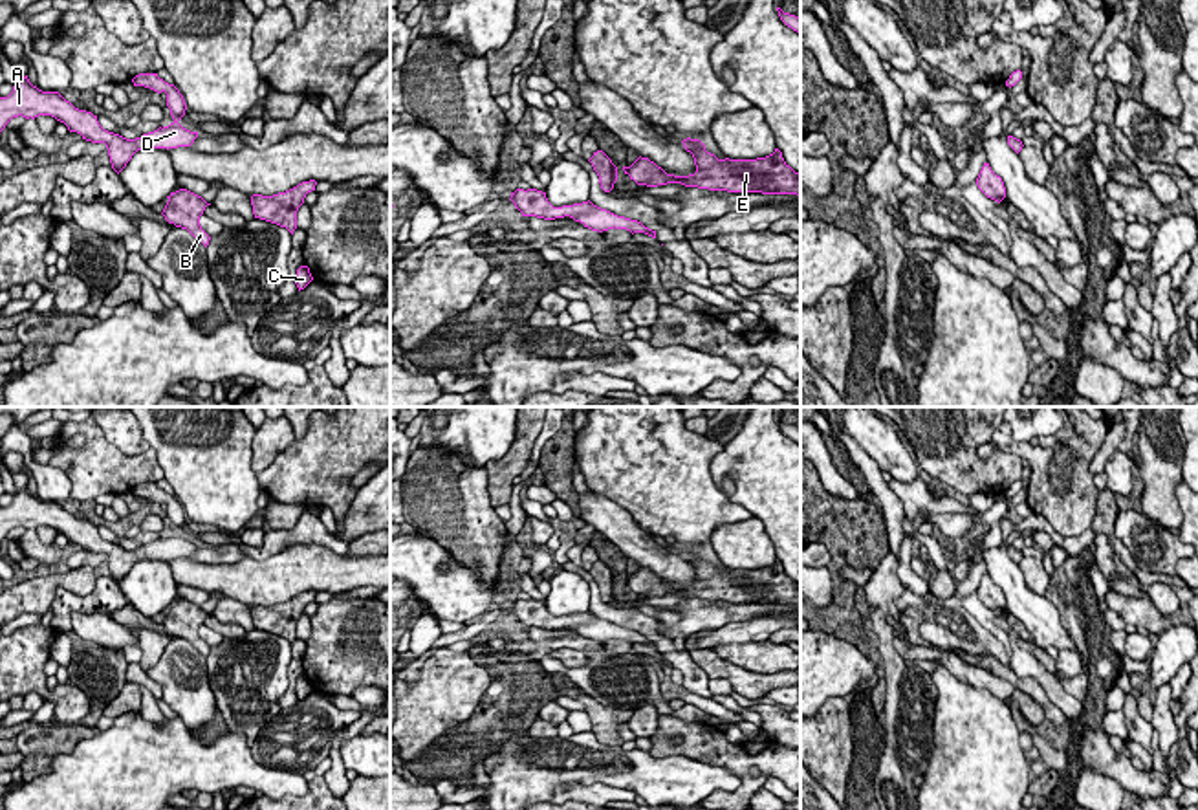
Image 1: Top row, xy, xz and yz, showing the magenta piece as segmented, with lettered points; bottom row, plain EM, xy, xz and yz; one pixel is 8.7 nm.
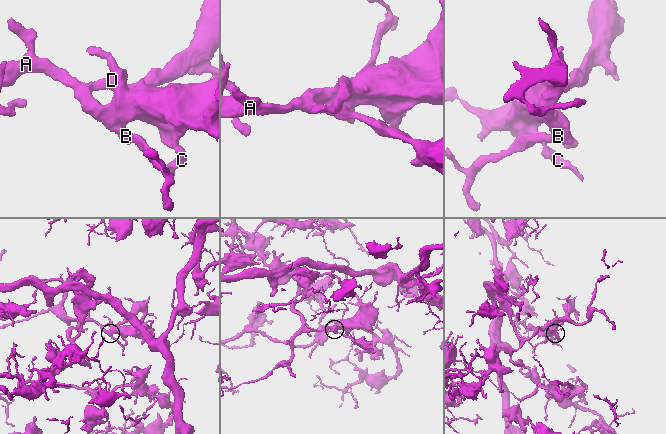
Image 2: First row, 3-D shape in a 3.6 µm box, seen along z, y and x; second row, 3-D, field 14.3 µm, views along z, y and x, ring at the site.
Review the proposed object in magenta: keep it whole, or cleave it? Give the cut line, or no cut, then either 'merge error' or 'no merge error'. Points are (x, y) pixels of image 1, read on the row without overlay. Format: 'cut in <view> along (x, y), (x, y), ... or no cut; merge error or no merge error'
no cut; no merge error

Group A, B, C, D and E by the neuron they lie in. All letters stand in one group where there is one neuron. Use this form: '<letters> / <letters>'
A B C D E

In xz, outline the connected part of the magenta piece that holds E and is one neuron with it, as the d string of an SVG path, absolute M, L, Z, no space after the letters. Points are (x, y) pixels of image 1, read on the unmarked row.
M683 550L685 561L692 564L696 583L689 586L667 585L648 568L637 568L630 577L623 577L637 596L658 597L681 594L709 601L797 605L800 607L800 583L795 583L775 559L773 564L757 570L718 570L705 561L700 550Z

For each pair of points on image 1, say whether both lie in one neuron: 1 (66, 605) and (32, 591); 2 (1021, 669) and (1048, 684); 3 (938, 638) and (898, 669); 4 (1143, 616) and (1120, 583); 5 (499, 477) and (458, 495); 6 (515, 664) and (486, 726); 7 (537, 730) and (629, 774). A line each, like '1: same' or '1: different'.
1: different
2: same
3: different
4: different
5: different
6: same
7: different

